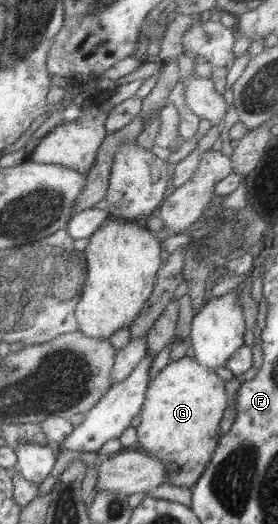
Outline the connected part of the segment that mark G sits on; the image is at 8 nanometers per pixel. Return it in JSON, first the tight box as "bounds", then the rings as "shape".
{"bounds":[136,355,227,490],"shape":[[[186,355],[178,360],[169,360],[145,390],[145,401],[142,403],[139,426],[136,428],[137,443],[145,454],[156,457],[166,471],[166,484],[191,490],[208,466],[211,456],[219,443],[219,422],[227,407],[225,389],[222,380],[214,371],[197,364],[195,359]]]}

